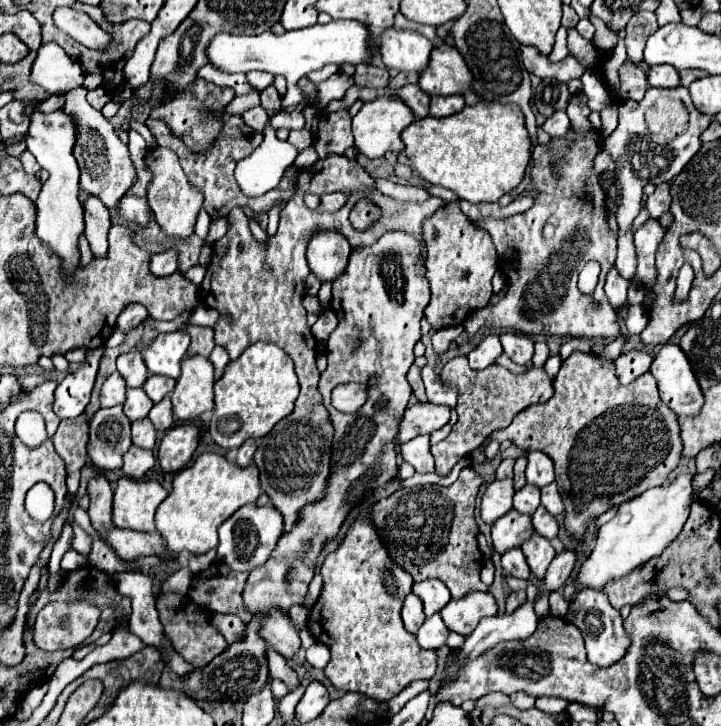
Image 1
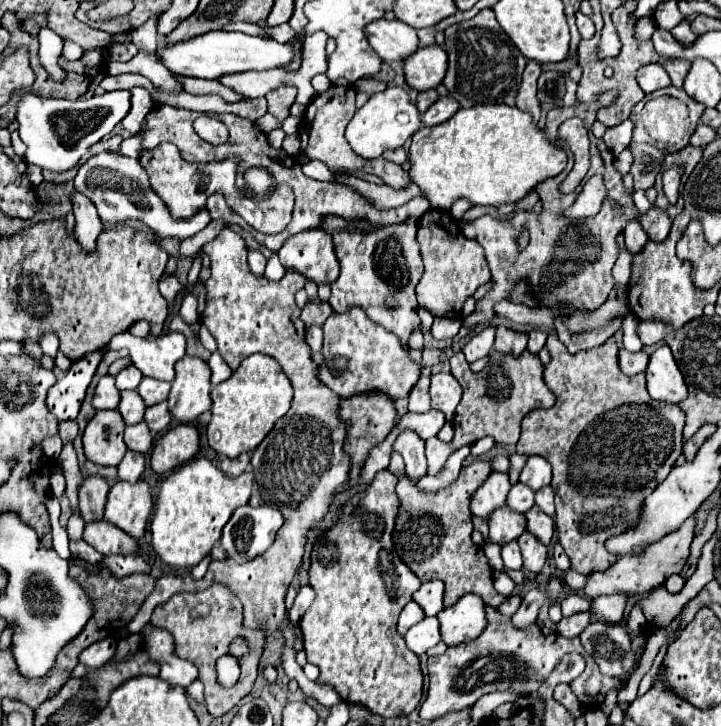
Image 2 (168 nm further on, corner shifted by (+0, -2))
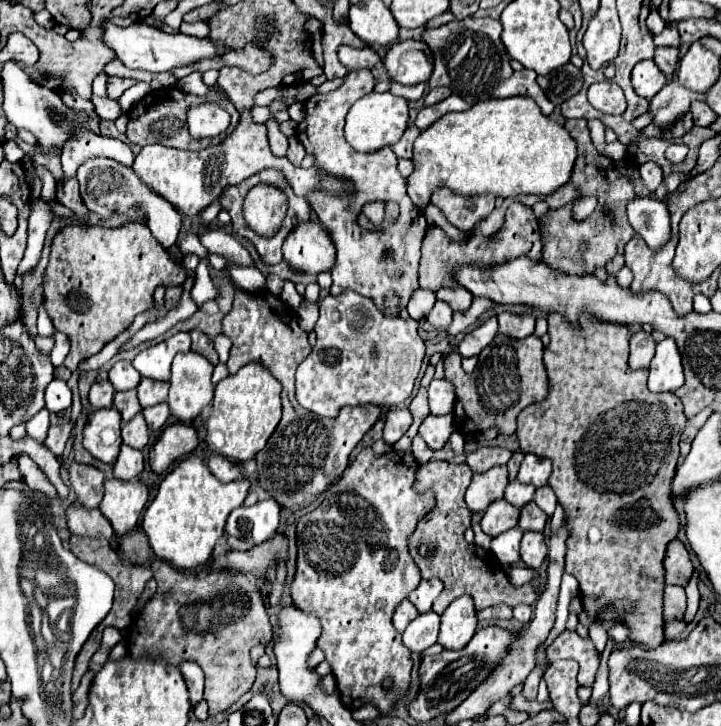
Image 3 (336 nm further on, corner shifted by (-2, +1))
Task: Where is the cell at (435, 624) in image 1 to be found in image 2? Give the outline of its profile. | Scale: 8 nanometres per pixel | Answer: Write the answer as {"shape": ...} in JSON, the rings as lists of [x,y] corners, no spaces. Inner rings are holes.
{"shape":[[[424,618],[422,622],[418,622],[416,626],[412,626],[406,636],[406,646],[414,652],[414,654],[424,654],[428,652],[432,646],[436,646],[440,642],[440,622],[438,618]]]}

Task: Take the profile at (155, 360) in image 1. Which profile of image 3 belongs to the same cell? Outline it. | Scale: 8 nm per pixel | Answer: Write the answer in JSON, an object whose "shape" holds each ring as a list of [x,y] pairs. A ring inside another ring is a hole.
{"shape":[[[176,333],[168,339],[164,339],[158,345],[152,345],[136,355],[132,361],[134,369],[142,377],[158,379],[158,381],[168,381],[170,379],[170,365],[176,353],[188,353],[190,351],[190,335],[188,333]]]}

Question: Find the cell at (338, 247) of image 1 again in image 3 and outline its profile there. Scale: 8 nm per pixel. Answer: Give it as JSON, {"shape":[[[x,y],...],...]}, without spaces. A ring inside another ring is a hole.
{"shape":[[[318,221],[296,225],[282,247],[284,261],[300,273],[322,273],[334,265],[334,243],[326,227]]]}

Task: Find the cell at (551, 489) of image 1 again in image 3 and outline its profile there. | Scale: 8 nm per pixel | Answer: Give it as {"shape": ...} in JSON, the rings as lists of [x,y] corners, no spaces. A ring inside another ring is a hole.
{"shape":[[[546,485],[546,487],[540,487],[540,489],[536,489],[534,503],[536,503],[548,517],[552,517],[554,509],[556,509],[556,495],[554,495],[554,491],[552,491],[548,485]]]}

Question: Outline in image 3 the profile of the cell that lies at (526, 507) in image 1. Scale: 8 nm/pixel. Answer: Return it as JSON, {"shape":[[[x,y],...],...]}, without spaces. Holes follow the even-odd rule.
{"shape":[[[510,481],[510,483],[506,485],[506,489],[504,489],[504,499],[506,499],[508,503],[512,503],[514,507],[522,509],[526,503],[532,501],[534,491],[536,491],[536,489],[530,487],[530,485],[522,485],[520,481]]]}

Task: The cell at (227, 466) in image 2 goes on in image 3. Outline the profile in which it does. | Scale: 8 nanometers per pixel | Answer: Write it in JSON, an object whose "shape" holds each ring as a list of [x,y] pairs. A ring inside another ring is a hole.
{"shape":[[[222,455],[210,457],[208,469],[210,469],[210,473],[212,473],[218,481],[222,481],[222,483],[230,483],[230,481],[234,481],[234,479],[240,475],[238,465],[236,465],[236,463],[230,463],[230,461],[228,461],[226,457],[222,457]]]}

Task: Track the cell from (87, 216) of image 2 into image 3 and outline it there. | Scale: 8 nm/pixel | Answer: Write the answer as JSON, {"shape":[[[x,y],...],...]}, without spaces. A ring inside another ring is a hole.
{"shape":[[[76,177],[58,181],[56,201],[58,201],[60,205],[72,209],[76,217],[84,217],[84,215],[88,213],[88,211],[86,211],[86,205],[82,205],[82,201],[80,201],[80,191],[78,191],[78,179],[76,179]]]}

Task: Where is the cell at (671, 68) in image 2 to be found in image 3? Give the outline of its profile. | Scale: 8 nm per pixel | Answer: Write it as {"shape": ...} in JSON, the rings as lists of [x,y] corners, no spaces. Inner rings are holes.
{"shape":[[[658,47],[654,51],[654,63],[664,75],[672,75],[678,65],[678,49],[676,47]]]}

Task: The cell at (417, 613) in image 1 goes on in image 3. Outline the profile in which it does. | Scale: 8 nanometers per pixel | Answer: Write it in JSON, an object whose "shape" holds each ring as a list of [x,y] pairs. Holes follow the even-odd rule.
{"shape":[[[404,599],[398,607],[396,607],[396,611],[394,611],[394,627],[402,633],[404,629],[406,629],[406,625],[414,619],[418,615],[418,611],[416,611],[416,607],[408,601],[408,599]]]}

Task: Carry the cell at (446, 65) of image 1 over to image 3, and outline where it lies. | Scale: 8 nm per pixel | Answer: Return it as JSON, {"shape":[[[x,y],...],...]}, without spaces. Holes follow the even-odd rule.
{"shape":[[[396,41],[382,59],[384,69],[394,83],[416,85],[432,75],[432,55],[422,41]]]}

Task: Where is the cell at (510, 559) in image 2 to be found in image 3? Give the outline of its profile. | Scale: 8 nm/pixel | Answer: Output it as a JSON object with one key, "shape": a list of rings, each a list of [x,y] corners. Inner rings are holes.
{"shape":[[[512,527],[510,531],[504,531],[502,535],[492,537],[490,551],[502,565],[516,565],[520,563],[518,551],[520,551],[520,539],[522,539],[522,529]]]}

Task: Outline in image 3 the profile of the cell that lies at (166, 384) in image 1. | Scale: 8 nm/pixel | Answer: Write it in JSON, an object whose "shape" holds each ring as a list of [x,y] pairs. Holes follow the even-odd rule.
{"shape":[[[142,379],[140,385],[136,387],[138,391],[138,401],[142,407],[156,405],[160,401],[166,401],[168,395],[168,383],[166,381],[154,381],[154,379]]]}

